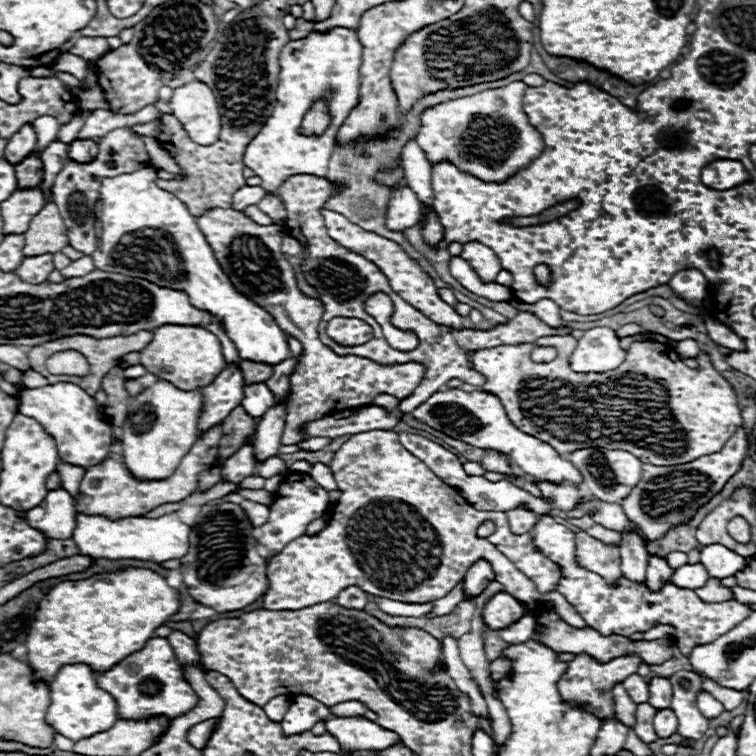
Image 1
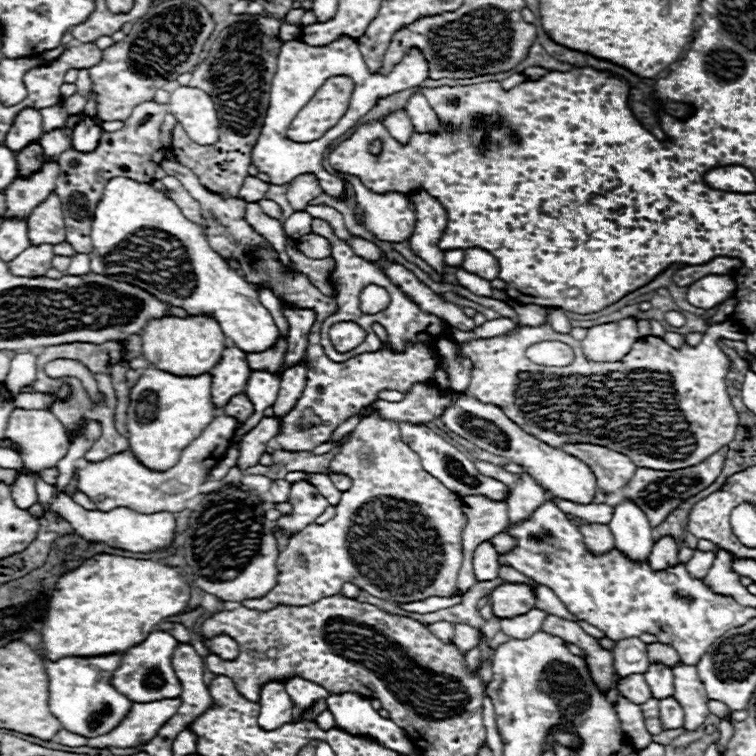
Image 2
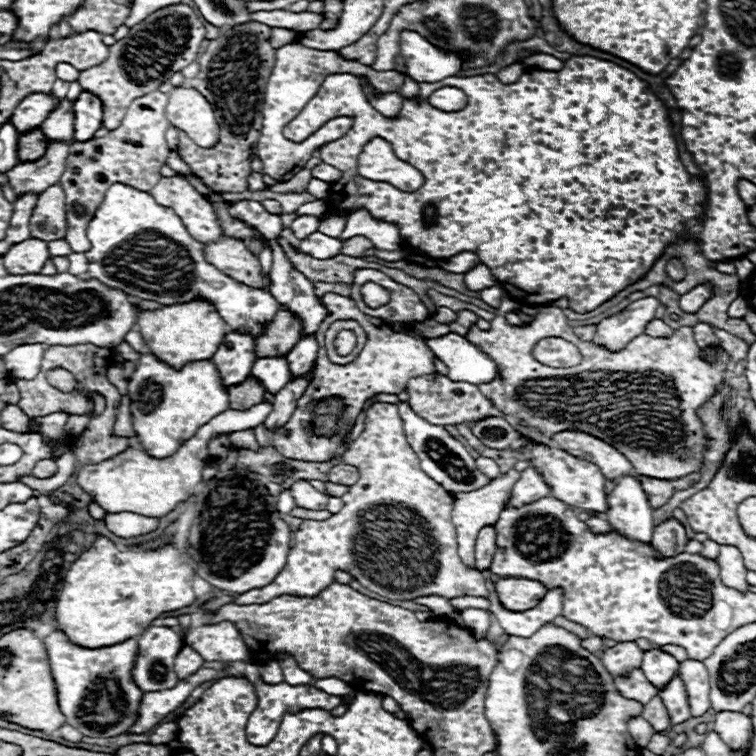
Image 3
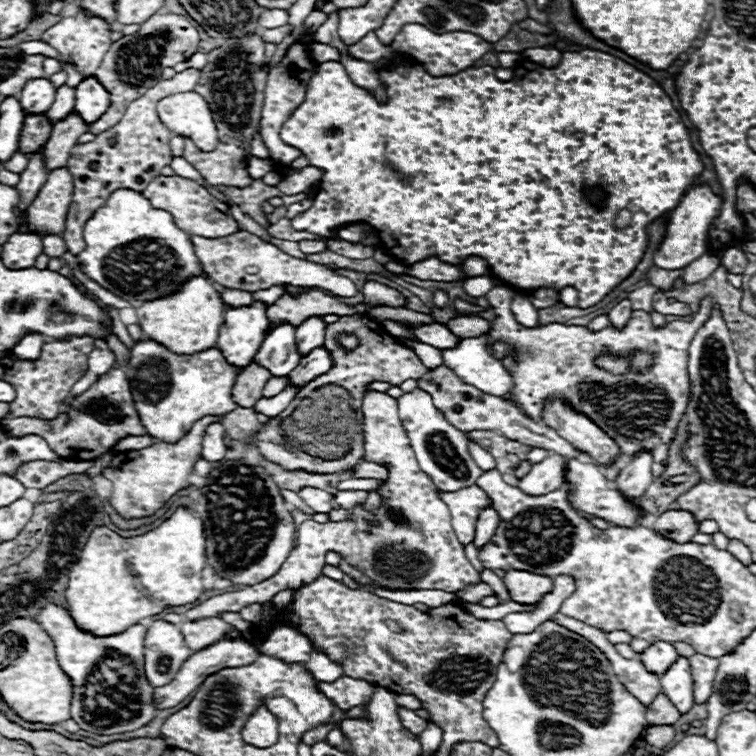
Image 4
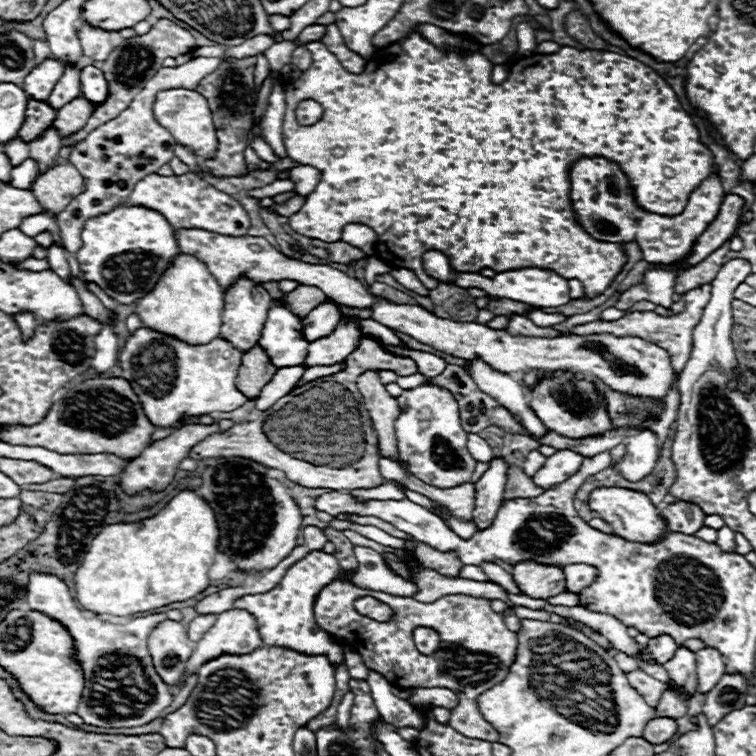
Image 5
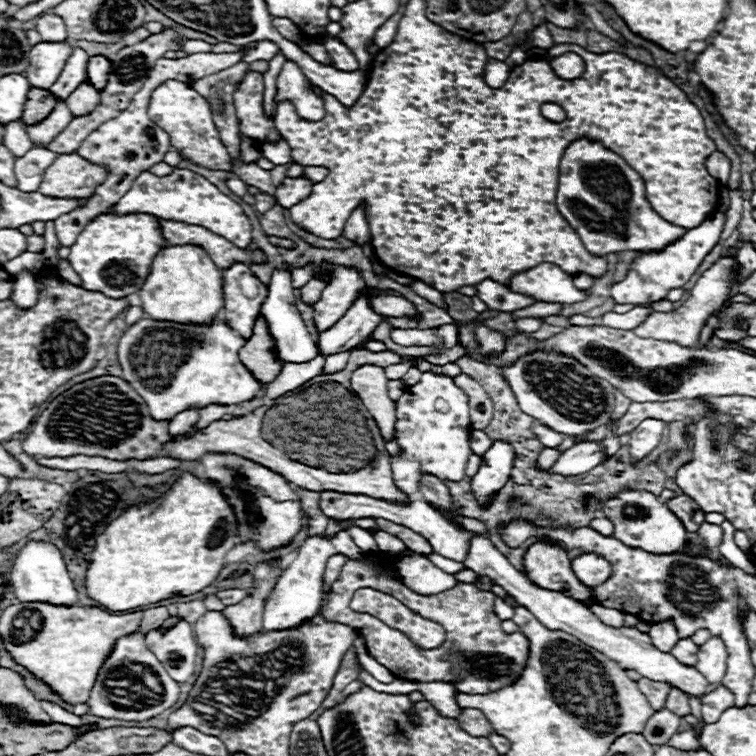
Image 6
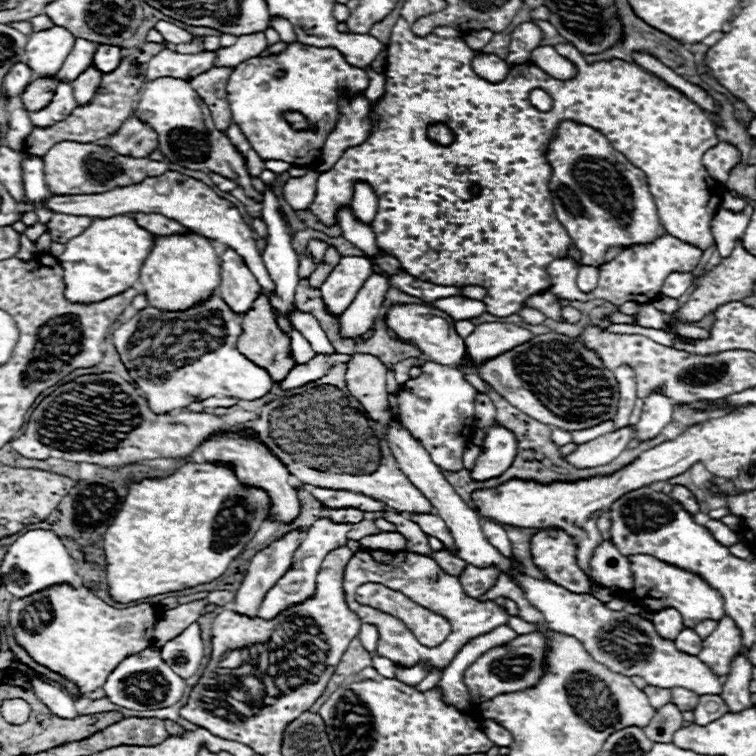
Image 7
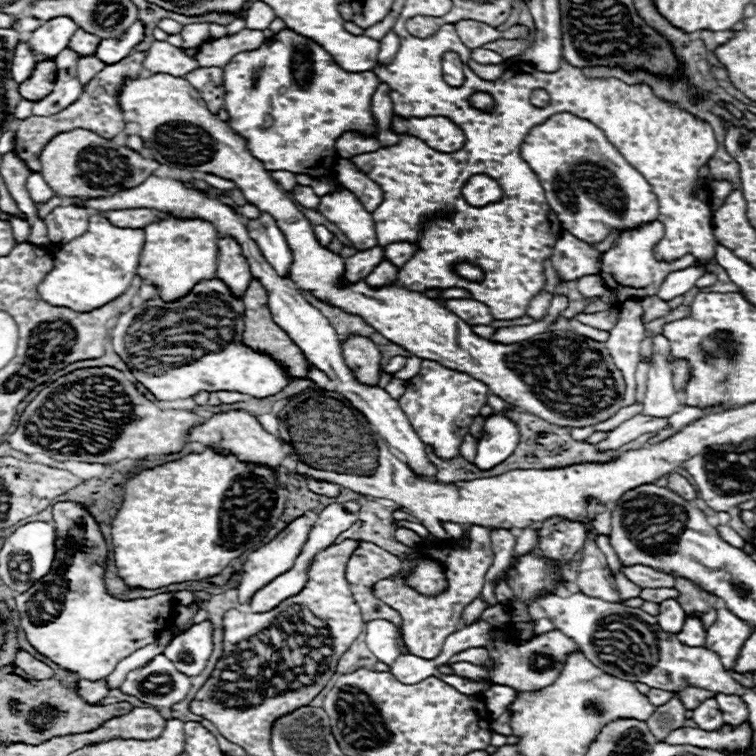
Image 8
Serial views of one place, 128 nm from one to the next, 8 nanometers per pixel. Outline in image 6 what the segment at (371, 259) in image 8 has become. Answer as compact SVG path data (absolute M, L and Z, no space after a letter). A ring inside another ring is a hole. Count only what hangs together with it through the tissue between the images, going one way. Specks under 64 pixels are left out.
M338 266L332 274L334 280L326 284L320 300L314 304L314 324L320 332L332 328L356 300L358 290L366 288L356 270Z

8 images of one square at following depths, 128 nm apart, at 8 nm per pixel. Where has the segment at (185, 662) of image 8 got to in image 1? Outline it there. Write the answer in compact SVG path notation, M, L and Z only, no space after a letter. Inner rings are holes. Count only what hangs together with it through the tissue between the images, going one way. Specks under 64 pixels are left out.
M150 638L142 650L130 654L120 664L100 674L98 686L116 700L118 720L140 720L164 714L168 718L168 724L162 730L162 734L168 730L174 718L186 714L190 708L198 704L198 696L184 678L184 672L178 666L174 650L166 638Z

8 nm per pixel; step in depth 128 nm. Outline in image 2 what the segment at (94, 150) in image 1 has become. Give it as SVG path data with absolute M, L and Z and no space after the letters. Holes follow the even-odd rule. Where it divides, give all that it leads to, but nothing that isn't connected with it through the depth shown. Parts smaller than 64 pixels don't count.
M88 118L88 120L82 120L82 122L74 128L72 148L78 150L78 152L94 152L96 146L98 146L100 134L102 134L102 130L100 130L90 118Z

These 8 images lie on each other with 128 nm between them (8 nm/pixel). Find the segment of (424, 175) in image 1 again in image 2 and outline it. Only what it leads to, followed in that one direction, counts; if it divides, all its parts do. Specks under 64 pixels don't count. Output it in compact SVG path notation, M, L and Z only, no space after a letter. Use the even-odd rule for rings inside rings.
M394 112L394 114L390 114L390 116L386 118L384 126L386 126L386 130L388 130L398 142L402 142L402 144L406 144L406 142L410 140L410 136L412 136L412 122L410 122L410 118L408 118L404 112ZM424 188L416 190L412 200L416 206L416 228L410 236L410 248L440 276L444 276L444 250L438 248L438 242L446 228L446 212L442 204Z

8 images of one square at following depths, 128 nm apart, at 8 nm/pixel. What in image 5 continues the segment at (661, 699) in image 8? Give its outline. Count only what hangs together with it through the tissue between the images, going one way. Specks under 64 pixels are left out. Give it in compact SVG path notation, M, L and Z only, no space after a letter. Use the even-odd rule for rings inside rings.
M638 668L638 670L632 670L632 672L624 672L624 674L626 674L630 686L632 686L632 688L646 700L646 704L650 704L650 706L656 706L658 700L660 700L660 696L662 696L662 692L668 690L668 686L666 686L664 682L648 676L648 674L642 672L640 668Z

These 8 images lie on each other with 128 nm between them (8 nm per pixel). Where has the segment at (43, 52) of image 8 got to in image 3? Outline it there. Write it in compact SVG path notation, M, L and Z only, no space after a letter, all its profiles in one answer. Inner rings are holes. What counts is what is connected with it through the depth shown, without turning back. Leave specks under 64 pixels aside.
M28 96L26 100L22 100L22 104L18 104L18 108L14 110L12 122L14 128L18 130L18 134L24 134L32 128L38 128L50 114L50 110L54 108L54 96Z

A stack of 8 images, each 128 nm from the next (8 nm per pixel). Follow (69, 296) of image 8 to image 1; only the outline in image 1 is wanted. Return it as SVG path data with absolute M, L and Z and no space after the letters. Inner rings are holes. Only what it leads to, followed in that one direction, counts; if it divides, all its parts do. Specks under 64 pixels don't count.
M142 168L132 174L102 180L100 200L94 208L96 226L100 226L98 250L92 254L96 268L148 278L150 282L188 292L196 308L206 308L222 320L224 330L242 360L270 366L286 360L290 356L288 334L264 308L234 290L200 232L196 218L174 194L158 188L156 178L154 168Z

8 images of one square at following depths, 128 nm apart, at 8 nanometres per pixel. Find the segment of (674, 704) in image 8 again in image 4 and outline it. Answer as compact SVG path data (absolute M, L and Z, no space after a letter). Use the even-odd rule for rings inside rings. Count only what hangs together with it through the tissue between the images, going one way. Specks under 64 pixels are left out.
M652 726L644 740L654 748L666 748L672 742L672 738L674 738L672 726Z

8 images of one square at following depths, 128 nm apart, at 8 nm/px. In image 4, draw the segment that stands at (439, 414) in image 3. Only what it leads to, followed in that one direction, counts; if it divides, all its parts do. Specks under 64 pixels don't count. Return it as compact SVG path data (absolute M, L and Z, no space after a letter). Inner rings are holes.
M440 366L440 368L426 372L426 376L422 376L418 380L418 388L428 392L432 396L432 404L444 414L444 418L450 424L454 424L462 432L494 430L494 432L504 434L510 440L522 442L522 444L532 446L532 448L544 448L548 452L554 452L554 454L560 454L560 456L566 456L566 458L578 458L580 456L580 452L574 450L570 444L566 444L566 440L562 440L552 428L548 428L546 424L534 422L532 418L528 418L524 412L520 412L508 400L484 394L482 390L458 380L458 376L454 376L454 372L450 372L450 368L446 368L446 366Z

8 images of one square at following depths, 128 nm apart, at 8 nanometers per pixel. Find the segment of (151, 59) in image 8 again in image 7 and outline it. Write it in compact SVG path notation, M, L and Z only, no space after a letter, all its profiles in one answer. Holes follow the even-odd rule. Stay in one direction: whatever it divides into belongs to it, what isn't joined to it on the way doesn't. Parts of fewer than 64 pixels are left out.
M162 50L162 52L158 52L158 56L154 56L150 60L150 66L146 72L146 82L164 78L164 76L190 80L190 78L196 78L196 76L208 72L214 66L216 66L216 52L178 54L178 52Z

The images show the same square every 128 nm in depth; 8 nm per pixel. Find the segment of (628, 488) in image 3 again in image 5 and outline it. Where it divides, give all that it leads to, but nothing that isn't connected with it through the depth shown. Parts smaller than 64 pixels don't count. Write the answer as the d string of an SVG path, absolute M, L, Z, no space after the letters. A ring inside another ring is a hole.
M642 430L628 438L626 456L618 464L618 472L622 474L622 478L638 482L644 480L654 470L656 460L658 460L656 436L650 430Z

